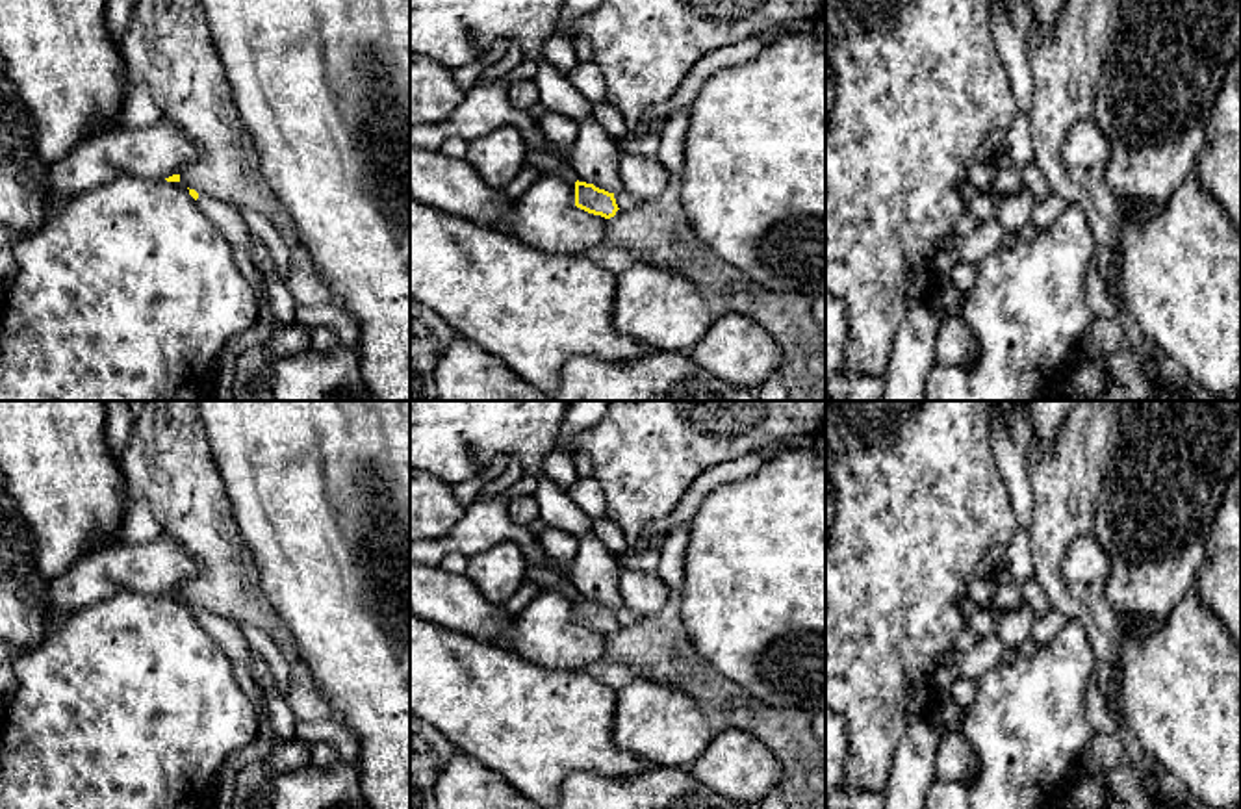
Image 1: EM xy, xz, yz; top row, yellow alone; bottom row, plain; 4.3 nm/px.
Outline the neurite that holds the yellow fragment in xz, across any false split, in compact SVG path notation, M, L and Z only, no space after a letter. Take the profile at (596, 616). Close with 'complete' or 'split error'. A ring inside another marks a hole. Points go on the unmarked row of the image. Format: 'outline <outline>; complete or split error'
outline M579 596L575 597L575 622L605 635L614 633L620 625L614 609Z; complete

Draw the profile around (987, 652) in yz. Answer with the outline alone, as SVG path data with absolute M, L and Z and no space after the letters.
M996 635L979 636L976 646L963 655L955 655L953 649L948 649L940 664L950 666L955 677L978 681L983 674L1000 664L1004 648L1005 644Z

